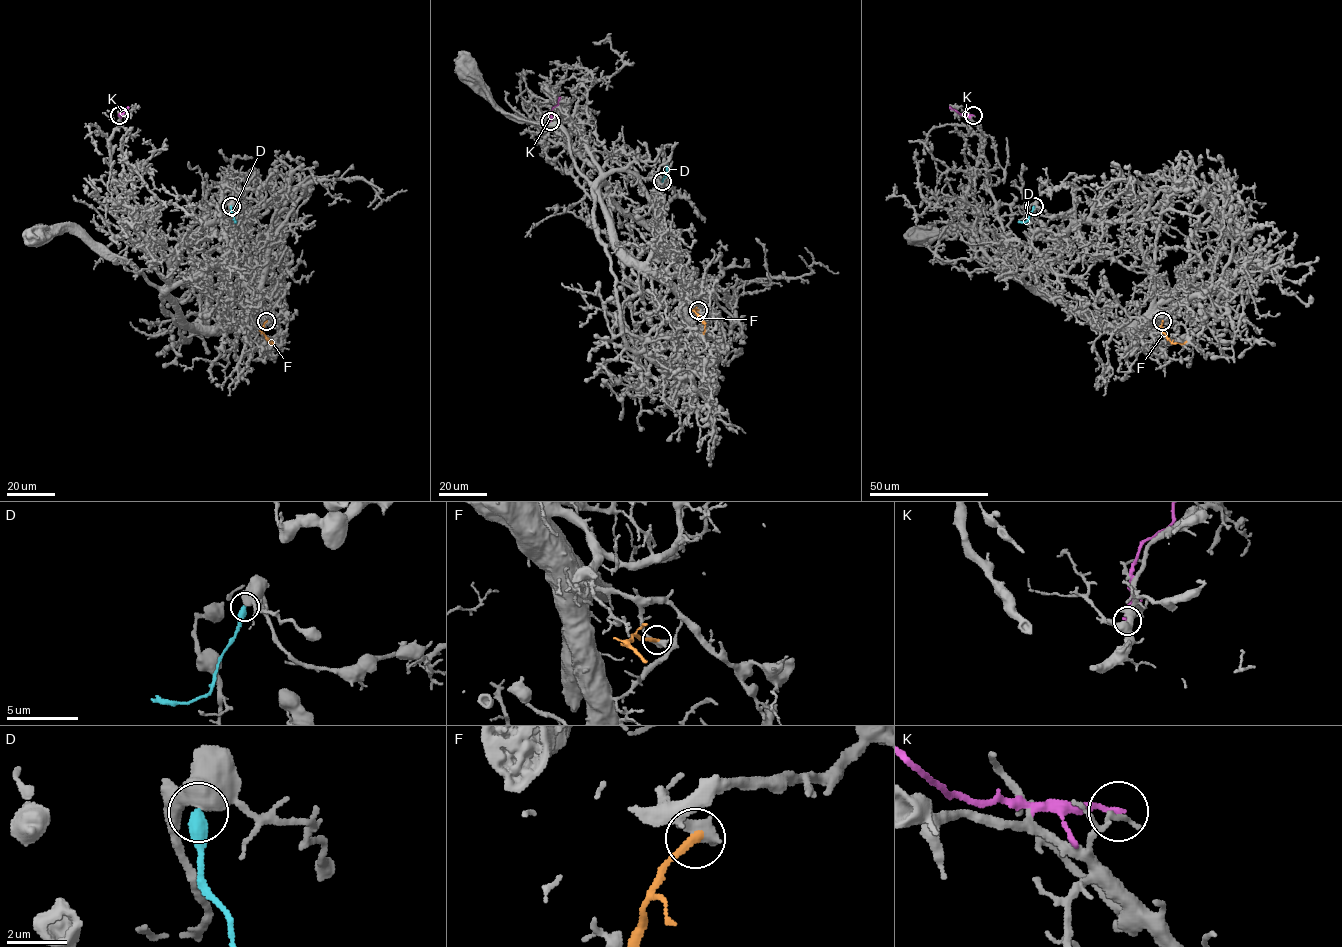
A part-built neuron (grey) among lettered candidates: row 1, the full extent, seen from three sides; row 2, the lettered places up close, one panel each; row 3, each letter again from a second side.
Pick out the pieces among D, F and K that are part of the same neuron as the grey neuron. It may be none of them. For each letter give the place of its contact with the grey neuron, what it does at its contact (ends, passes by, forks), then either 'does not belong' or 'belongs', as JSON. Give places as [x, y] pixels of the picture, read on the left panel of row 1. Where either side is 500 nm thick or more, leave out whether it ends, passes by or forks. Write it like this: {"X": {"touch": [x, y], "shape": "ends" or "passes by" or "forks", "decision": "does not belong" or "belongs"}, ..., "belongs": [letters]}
{"D": {"touch": [231, 206], "decision": "does not belong"}, "F": {"touch": [266, 321], "decision": "does not belong"}, "K": {"touch": [119, 115], "shape": "ends", "decision": "does not belong"}, "belongs": []}

